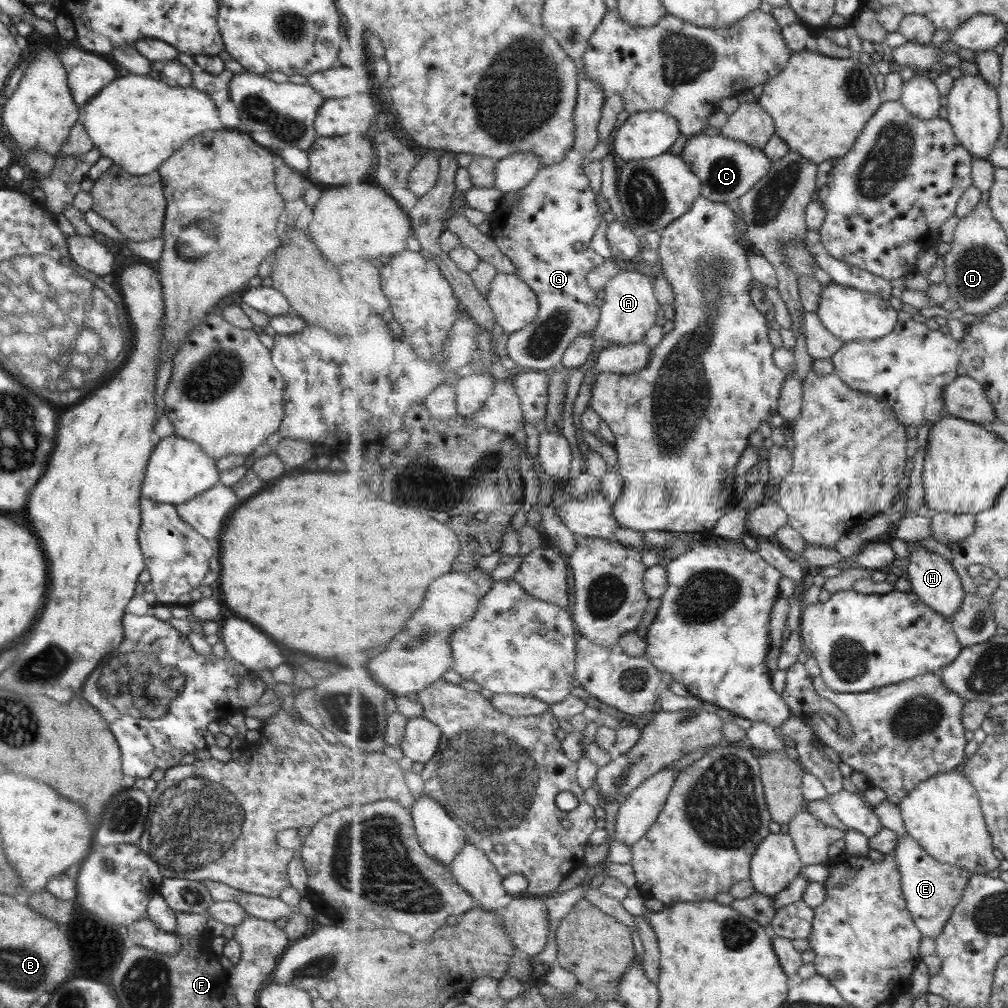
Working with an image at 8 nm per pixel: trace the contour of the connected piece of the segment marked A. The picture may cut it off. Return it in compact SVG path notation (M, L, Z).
M627 264L621 274L613 277L607 283L602 299L604 302L601 306L600 321L594 334L598 340L606 340L608 346L643 342L645 334L655 326L657 310L661 308L648 271L633 264Z

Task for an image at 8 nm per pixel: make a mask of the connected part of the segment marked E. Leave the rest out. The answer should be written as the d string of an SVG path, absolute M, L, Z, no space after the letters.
M911 834L900 837L894 855L901 872L901 886L907 910L913 915L922 935L936 940L943 933L956 907L961 904L963 893L968 889L975 873L967 871L967 868L938 862Z

